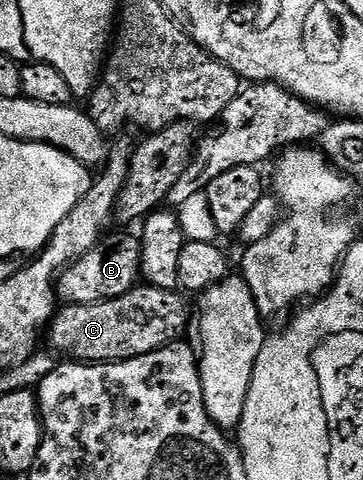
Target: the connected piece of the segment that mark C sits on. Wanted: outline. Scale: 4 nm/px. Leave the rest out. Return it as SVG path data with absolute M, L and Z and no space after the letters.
M140 284L127 294L116 299L103 300L96 304L65 305L52 318L48 333L52 347L57 353L68 354L68 358L87 363L107 363L134 358L150 353L167 343L175 343L186 328L188 308L179 291L160 289L156 286Z

